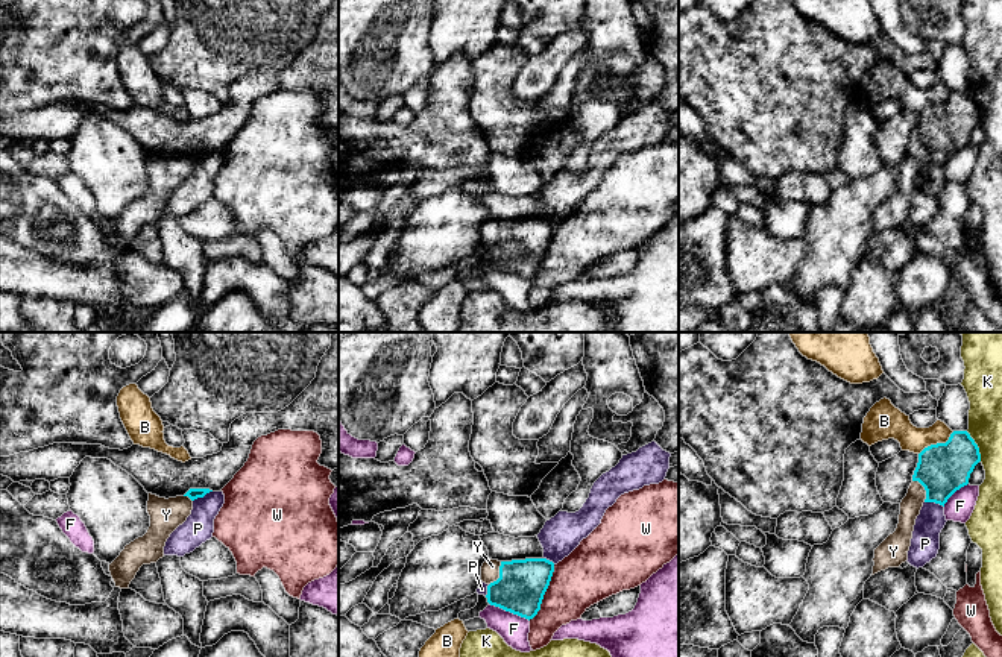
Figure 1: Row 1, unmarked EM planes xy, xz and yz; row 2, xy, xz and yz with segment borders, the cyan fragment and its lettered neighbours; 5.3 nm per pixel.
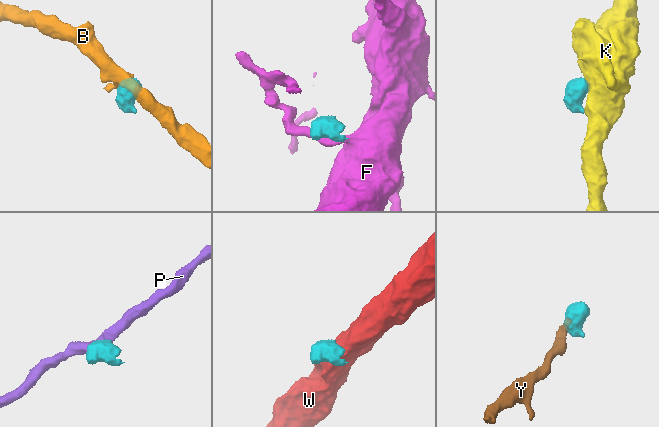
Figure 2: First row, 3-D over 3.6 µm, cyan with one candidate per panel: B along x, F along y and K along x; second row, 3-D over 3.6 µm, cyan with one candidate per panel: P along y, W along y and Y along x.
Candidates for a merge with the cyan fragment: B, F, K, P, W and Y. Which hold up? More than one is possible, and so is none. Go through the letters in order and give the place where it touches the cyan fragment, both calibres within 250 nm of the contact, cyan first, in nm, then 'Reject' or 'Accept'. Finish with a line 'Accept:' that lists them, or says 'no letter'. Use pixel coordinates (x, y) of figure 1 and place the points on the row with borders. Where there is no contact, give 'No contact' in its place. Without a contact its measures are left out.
B: Touches cyan at yz (937, 443). Thickness 280 nm (cyan) against 150 nm. Reject
F: Touches cyan at xz (509, 610). Thickness 260 nm (cyan) against 150 nm. Reject
K: Touches cyan at yz (976, 446). Thickness 280 nm (cyan) against 180 nm. Reject
P: Touches cyan at xy (202, 496). Thickness 60 nm (cyan) against 160 nm. Reject
W: Touches cyan at xz (544, 594). Thickness 260 nm (cyan) against 300 nm. Reject
Y: Touches cyan at xz (500, 574). Thickness 260 nm (cyan) against 100 nm. Accept
Accept: Y

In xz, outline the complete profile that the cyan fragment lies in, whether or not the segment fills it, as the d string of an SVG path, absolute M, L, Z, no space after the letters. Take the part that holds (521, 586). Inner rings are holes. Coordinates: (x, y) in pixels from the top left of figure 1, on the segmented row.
M489 558L481 566L487 602L530 621L540 610L553 572L554 563L547 558L512 561Z

